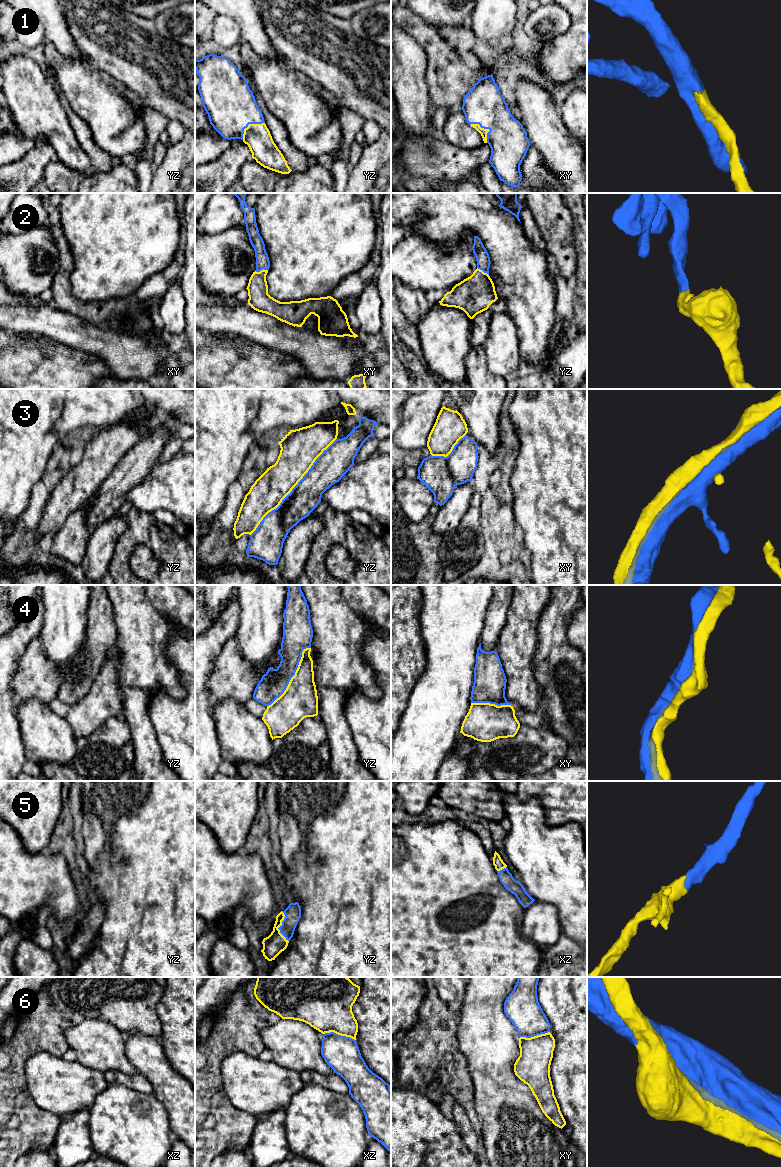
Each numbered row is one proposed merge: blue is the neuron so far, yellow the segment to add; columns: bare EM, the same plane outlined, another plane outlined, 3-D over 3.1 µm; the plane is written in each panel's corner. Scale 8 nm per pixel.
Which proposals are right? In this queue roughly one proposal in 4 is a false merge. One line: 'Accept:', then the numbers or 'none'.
Accept: 1, 2, 3, 4, 5, 6

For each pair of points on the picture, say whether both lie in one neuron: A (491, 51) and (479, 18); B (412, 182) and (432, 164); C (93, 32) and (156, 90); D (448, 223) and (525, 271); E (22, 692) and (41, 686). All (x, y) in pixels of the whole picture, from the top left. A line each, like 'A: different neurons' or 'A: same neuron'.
A: same neuron
B: different neurons
C: same neuron
D: same neuron
E: same neuron

